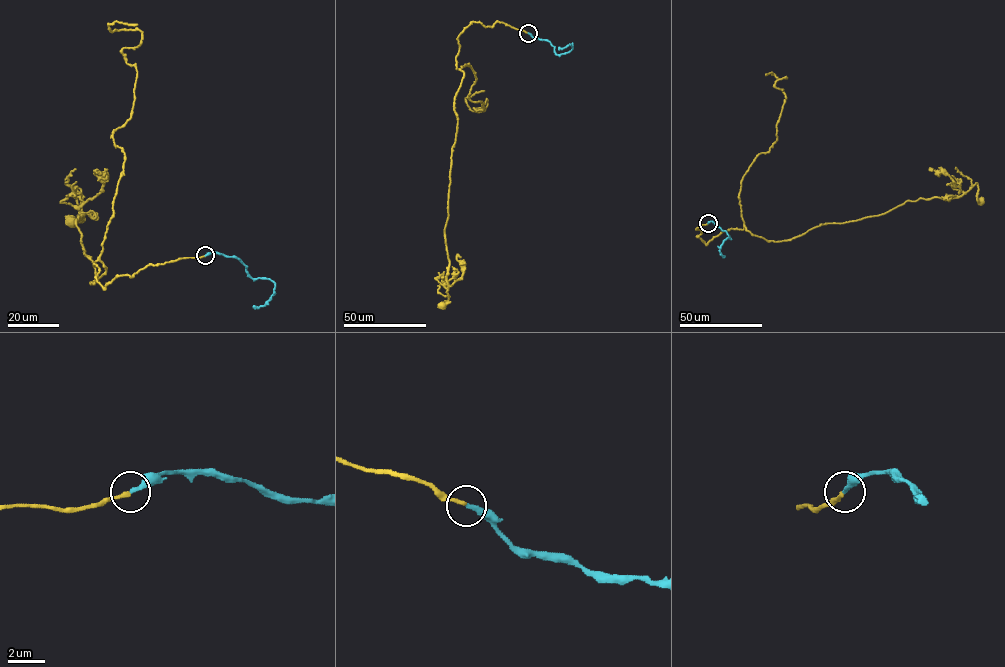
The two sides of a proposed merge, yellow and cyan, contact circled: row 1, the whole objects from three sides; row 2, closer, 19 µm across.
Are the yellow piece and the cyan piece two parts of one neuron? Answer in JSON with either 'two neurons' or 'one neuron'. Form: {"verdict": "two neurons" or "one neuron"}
{"verdict": "one neuron"}

